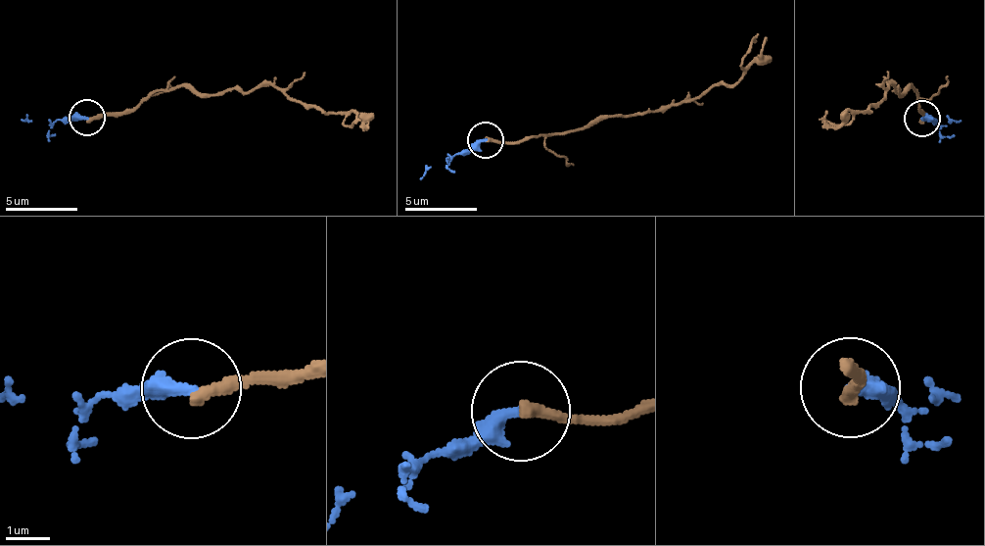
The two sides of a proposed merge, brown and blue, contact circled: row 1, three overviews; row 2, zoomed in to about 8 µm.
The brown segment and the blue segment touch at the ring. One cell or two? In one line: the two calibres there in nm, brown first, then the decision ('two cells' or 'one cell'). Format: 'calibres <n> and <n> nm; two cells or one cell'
calibres 320 and 380 nm; two cells

